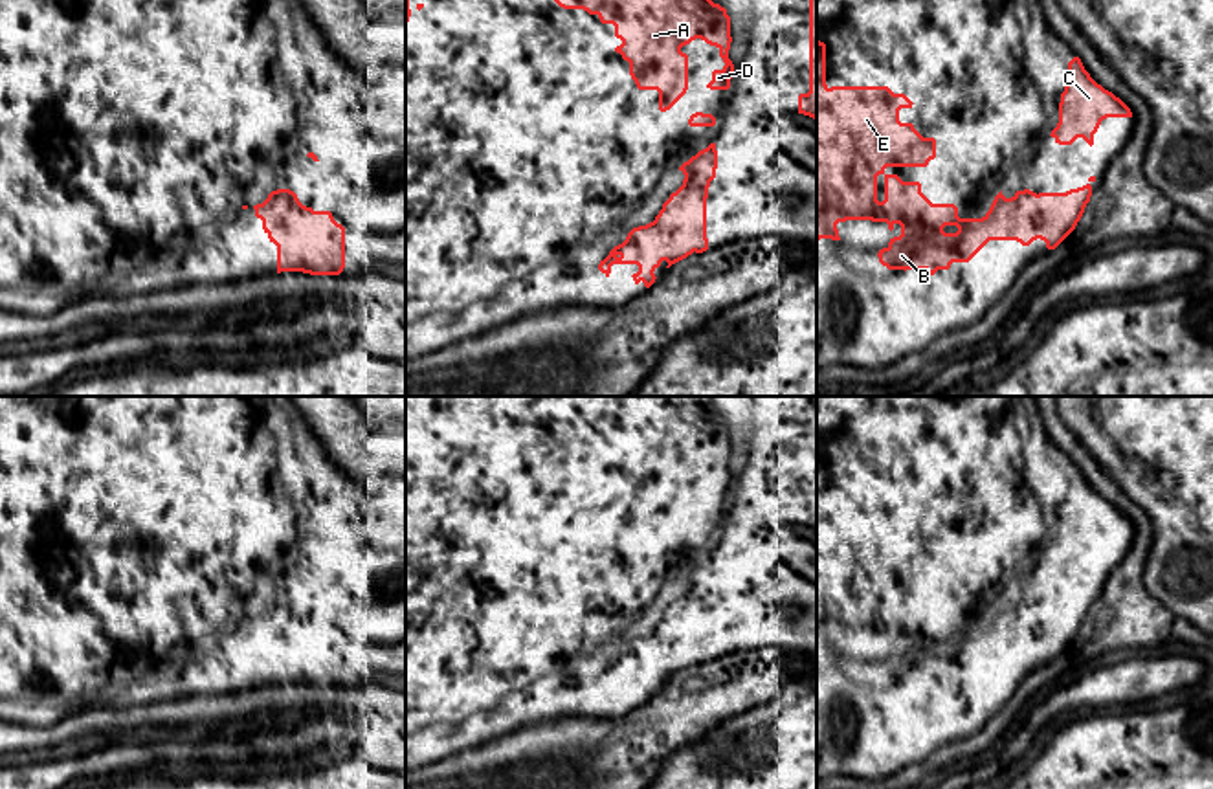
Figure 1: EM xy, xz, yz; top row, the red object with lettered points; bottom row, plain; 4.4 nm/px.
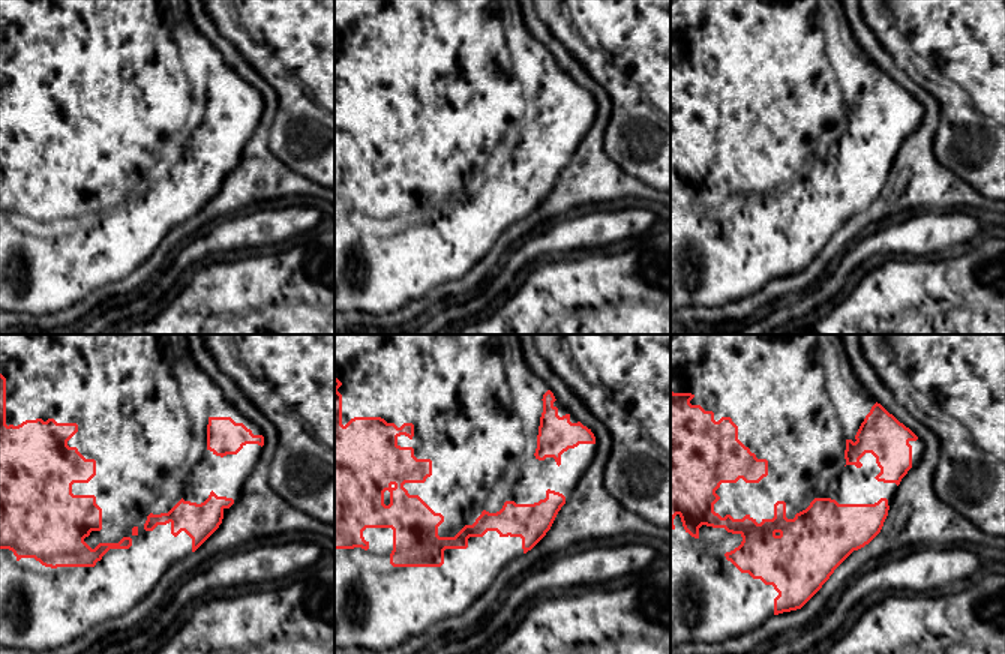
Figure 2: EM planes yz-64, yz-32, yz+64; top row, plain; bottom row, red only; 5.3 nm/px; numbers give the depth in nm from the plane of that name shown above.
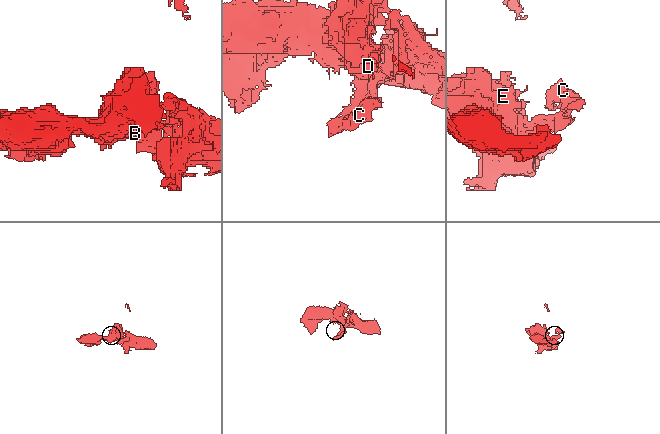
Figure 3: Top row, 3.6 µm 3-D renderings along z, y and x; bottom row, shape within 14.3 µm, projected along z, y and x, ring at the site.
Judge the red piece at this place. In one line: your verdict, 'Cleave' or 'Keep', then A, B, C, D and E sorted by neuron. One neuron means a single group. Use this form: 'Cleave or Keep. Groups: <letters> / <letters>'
Cleave. Groups: A B D E / C

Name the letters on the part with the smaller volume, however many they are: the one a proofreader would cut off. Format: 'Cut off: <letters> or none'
Cut off: C

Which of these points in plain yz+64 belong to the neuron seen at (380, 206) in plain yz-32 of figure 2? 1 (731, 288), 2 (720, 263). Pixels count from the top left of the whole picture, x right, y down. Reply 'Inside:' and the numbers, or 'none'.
Inside: 1, 2

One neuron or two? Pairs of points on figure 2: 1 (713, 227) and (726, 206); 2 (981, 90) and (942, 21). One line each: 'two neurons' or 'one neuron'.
1: two neurons
2: one neuron

